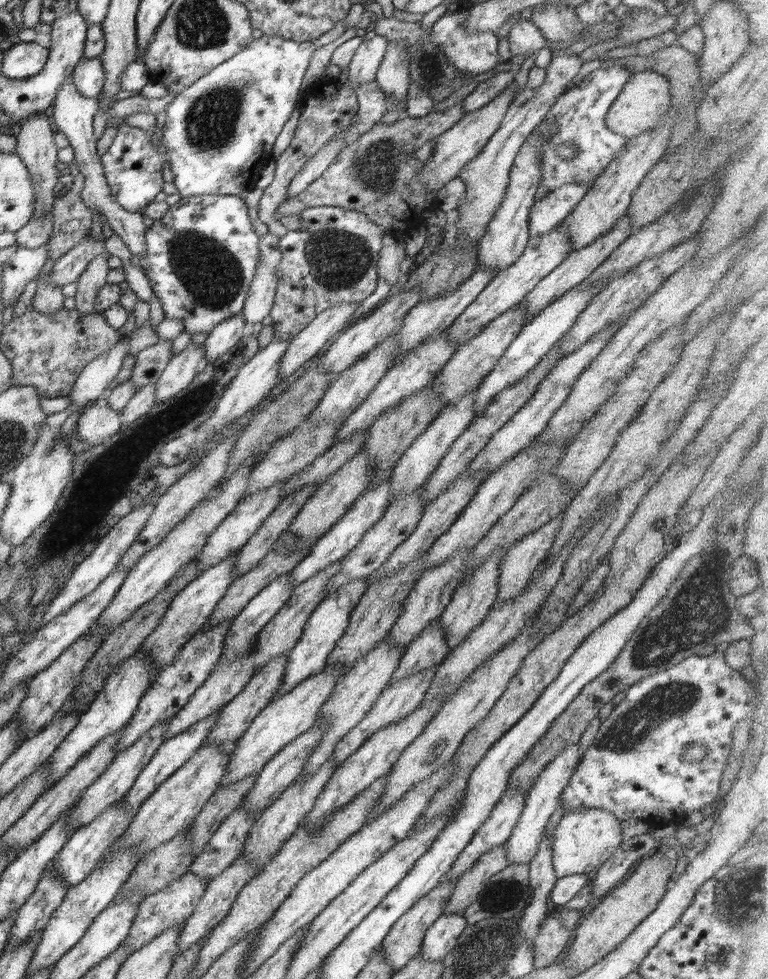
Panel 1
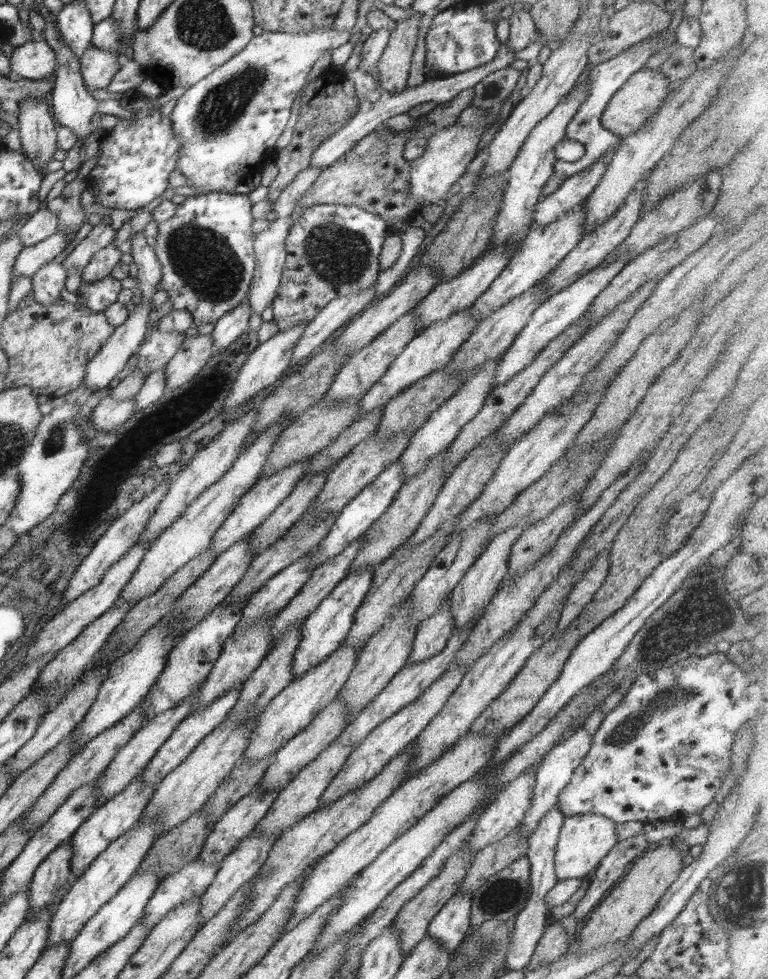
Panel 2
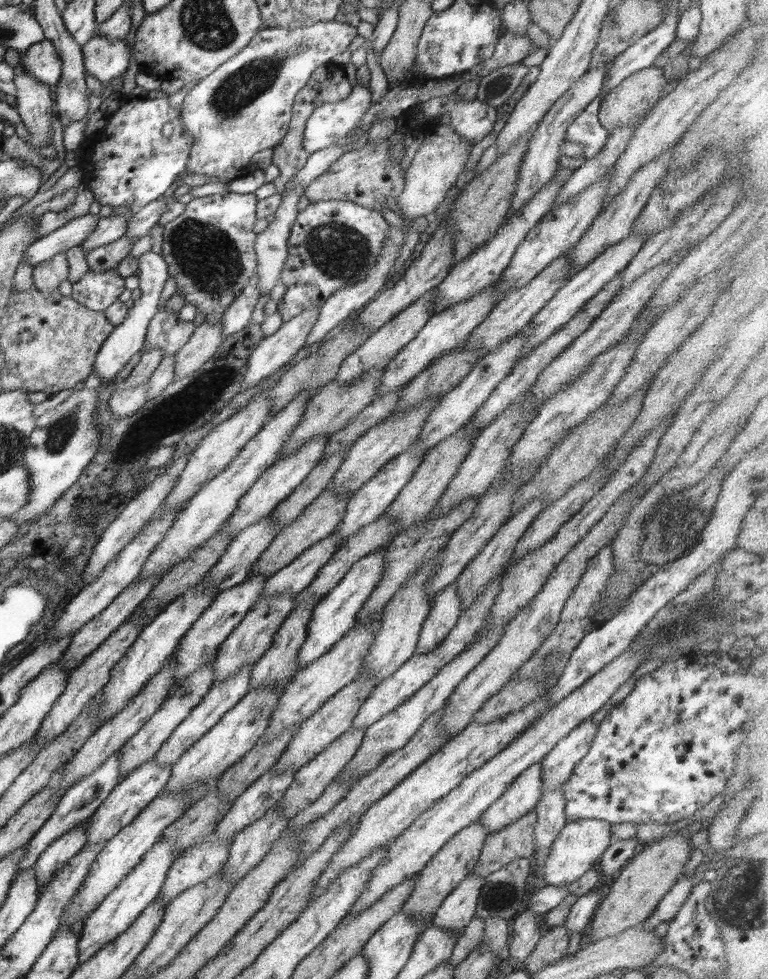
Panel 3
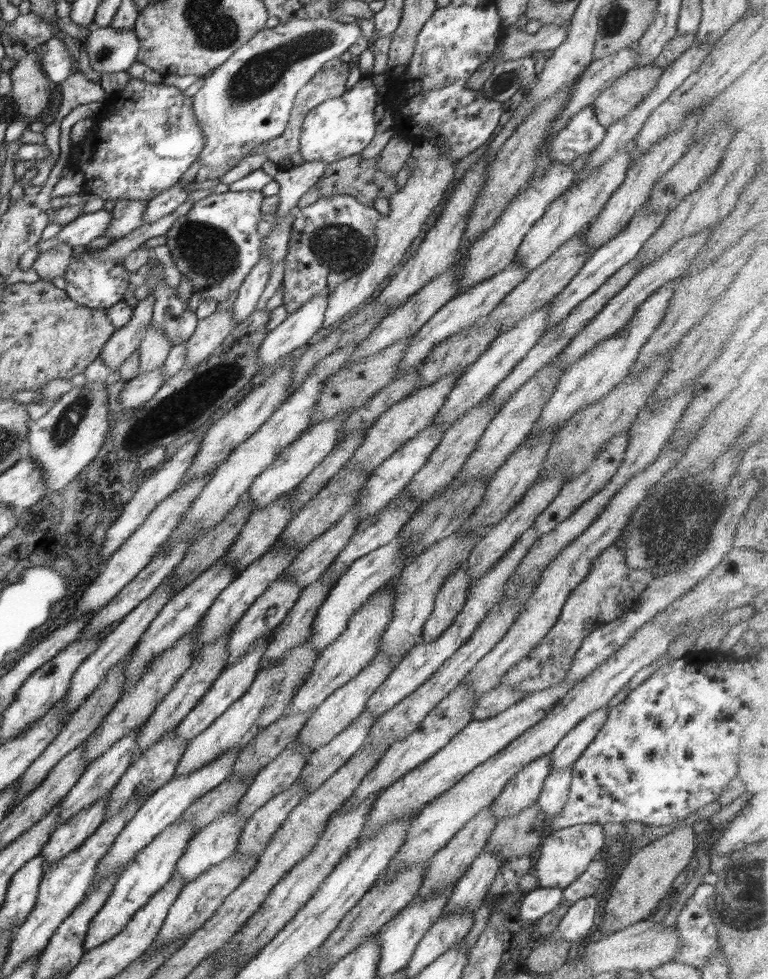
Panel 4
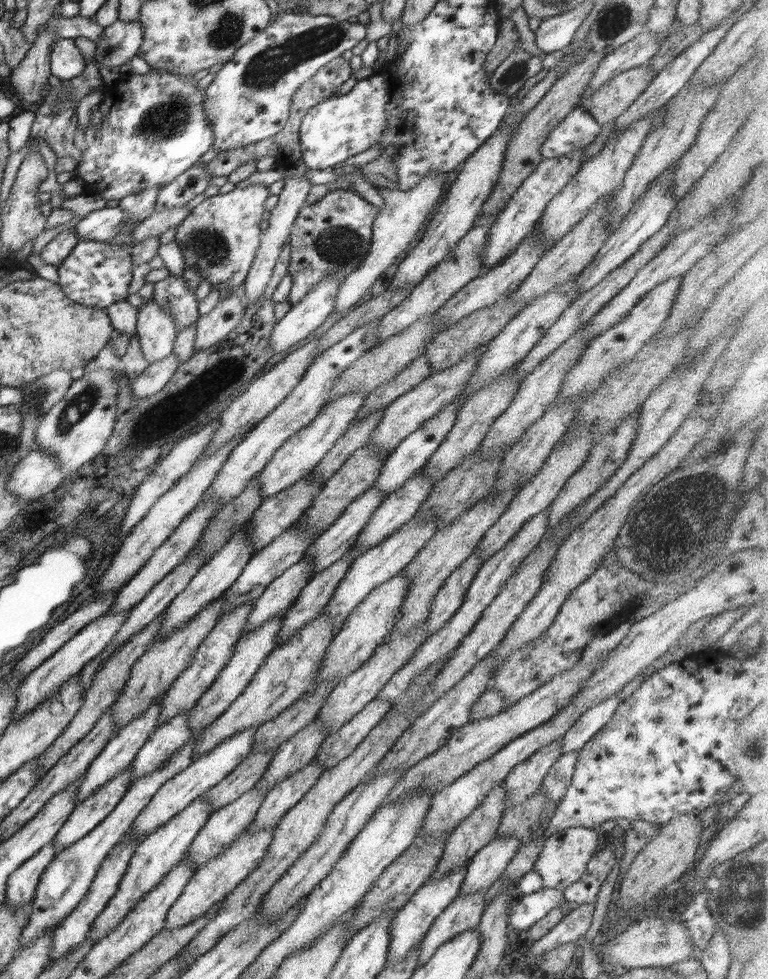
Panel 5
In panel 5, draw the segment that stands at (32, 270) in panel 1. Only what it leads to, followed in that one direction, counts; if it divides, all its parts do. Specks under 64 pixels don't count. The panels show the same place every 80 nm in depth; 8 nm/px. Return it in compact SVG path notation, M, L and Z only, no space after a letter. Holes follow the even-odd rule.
M104 207L92 211L75 223L75 233L79 240L111 240L120 234L132 234L143 220L131 218L125 210L117 207Z

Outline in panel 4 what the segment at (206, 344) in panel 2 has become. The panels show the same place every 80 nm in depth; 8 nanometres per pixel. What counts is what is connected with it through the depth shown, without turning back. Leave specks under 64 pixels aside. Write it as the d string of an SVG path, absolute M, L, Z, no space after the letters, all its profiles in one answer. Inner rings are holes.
M233 310L216 311L197 322L196 330L186 344L185 366L197 366L204 362L230 335L236 326Z

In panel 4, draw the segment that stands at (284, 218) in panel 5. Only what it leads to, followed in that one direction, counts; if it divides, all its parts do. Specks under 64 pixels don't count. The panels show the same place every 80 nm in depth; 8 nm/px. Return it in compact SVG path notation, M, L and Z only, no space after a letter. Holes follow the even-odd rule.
M324 161L305 162L302 166L290 170L279 170L274 180L280 185L280 205L274 213L276 221L273 225L286 215L292 215L292 210L297 209L300 198L306 194L320 181L329 164ZM262 254L260 262L252 267L249 275L243 280L238 289L238 296L234 300L231 309L236 326L240 326L258 306L260 295L266 286L272 270L271 262Z

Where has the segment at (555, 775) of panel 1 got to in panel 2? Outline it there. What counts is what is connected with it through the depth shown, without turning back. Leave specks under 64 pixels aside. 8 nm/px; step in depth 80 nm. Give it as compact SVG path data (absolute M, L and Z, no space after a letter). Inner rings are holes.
M579 728L574 734L570 735L570 738L567 738L564 742L561 742L558 745L554 745L543 756L540 766L534 772L536 782L533 786L533 796L530 810L526 812L524 818L522 819L522 822L519 824L519 834L521 834L521 836L525 836L525 838L528 838L528 843L529 836L536 830L536 828L538 828L538 825L541 823L541 820L542 818L544 818L544 815L550 812L550 809L554 807L554 804L557 804L560 792L562 792L562 789L570 782L570 779L574 774L575 768L578 768L578 765L582 762L582 759L587 755L587 752L591 748L591 738L592 734L588 734L585 728Z

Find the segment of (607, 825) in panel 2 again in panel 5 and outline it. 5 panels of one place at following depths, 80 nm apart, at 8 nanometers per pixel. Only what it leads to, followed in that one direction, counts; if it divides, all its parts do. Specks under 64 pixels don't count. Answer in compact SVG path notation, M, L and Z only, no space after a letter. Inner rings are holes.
M584 827L558 829L544 840L533 871L542 877L544 889L564 892L571 884L580 880L587 869L588 861L597 853L596 850L598 850L598 832L595 829Z

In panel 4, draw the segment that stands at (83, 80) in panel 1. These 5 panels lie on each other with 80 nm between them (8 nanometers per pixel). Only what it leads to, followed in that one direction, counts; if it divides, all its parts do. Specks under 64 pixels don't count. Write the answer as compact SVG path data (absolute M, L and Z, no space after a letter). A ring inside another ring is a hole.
M94 27L84 41L90 67L97 73L125 72L136 62L140 41L134 30Z

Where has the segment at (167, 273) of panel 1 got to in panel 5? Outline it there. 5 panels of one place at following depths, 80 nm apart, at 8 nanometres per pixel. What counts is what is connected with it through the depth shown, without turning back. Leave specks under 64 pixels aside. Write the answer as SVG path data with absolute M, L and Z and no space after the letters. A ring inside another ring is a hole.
M250 185L244 189L234 189L228 194L216 194L212 198L206 198L204 202L193 208L184 218L183 222L177 225L174 242L182 244L181 250L184 255L184 266L186 269L197 269L200 271L202 280L207 280L213 290L220 291L220 294L238 288L250 272L252 263L257 255L261 243L259 223L264 212L264 201L271 196L268 187Z

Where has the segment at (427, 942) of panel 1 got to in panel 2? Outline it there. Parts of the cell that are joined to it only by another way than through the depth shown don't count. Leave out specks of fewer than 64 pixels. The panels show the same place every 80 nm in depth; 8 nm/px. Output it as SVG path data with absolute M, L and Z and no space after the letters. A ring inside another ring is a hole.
M458 890L428 925L427 934L451 954L463 942L468 928L472 925L470 918L472 899L472 892Z

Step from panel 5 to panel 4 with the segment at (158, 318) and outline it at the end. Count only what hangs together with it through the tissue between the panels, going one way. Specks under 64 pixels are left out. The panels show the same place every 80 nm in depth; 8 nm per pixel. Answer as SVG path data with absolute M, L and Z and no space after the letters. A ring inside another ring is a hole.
M153 323L147 326L146 335L137 348L139 352L139 374L152 372L159 366L163 366L172 345L166 339L163 330L155 328Z

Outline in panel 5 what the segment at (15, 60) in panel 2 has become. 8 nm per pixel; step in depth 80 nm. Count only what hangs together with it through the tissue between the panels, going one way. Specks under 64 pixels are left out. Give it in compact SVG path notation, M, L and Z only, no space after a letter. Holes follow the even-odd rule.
M62 38L54 42L50 58L51 74L60 81L80 76L86 68L86 60L72 39Z

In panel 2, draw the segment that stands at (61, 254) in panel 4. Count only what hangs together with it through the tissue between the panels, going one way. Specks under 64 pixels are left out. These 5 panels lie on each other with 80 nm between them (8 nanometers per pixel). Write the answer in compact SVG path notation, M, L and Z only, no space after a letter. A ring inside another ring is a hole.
M51 261L34 273L31 278L33 297L44 305L61 299L60 292L65 287L67 271L61 262Z

